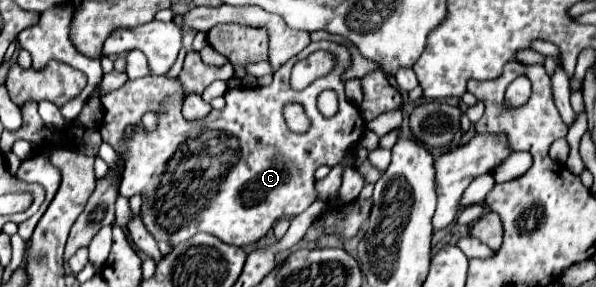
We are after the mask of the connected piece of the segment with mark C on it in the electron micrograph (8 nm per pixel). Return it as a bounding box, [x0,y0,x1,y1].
[97,41,365,255]

